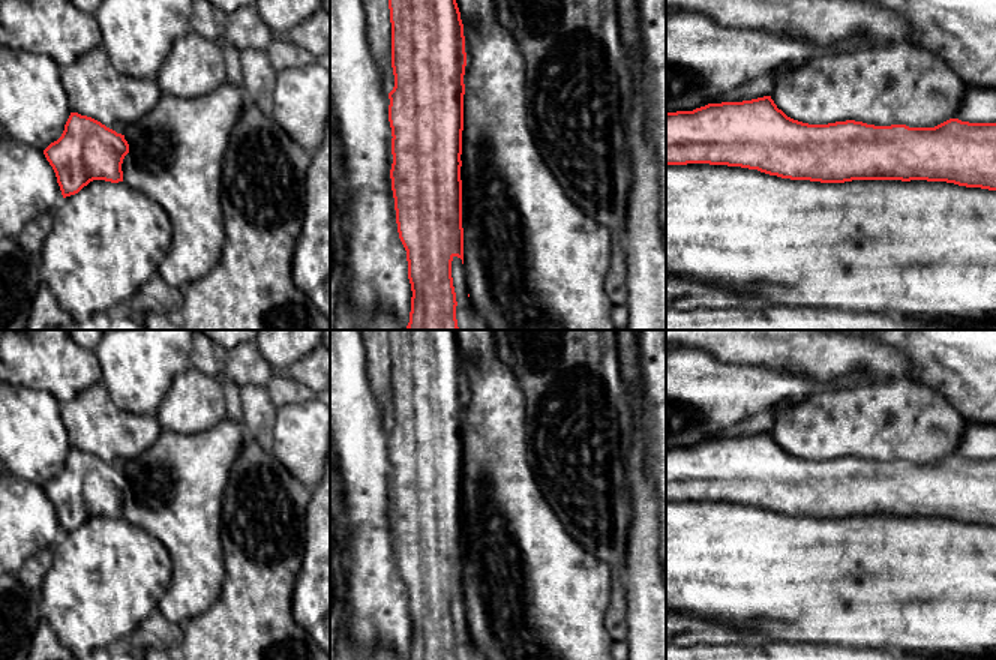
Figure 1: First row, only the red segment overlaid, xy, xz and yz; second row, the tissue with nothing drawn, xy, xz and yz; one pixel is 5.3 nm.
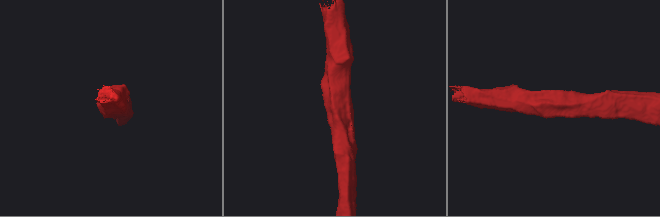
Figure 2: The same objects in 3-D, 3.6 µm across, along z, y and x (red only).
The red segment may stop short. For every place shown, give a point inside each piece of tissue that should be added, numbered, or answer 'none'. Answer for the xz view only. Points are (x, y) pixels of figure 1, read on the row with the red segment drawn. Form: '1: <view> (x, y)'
none

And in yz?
none

